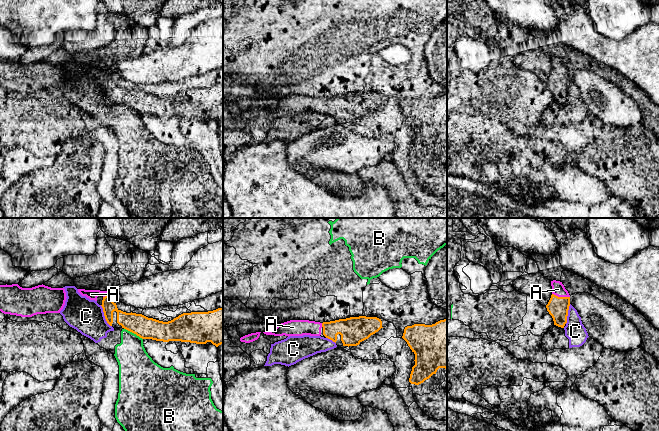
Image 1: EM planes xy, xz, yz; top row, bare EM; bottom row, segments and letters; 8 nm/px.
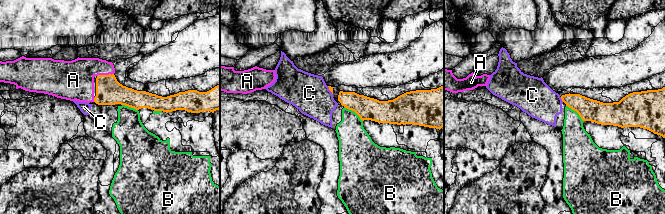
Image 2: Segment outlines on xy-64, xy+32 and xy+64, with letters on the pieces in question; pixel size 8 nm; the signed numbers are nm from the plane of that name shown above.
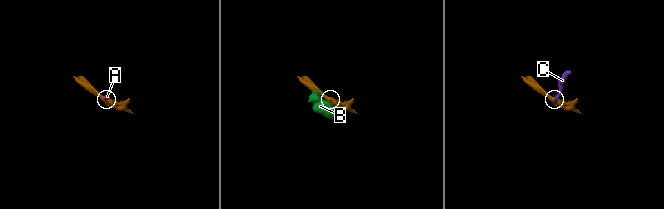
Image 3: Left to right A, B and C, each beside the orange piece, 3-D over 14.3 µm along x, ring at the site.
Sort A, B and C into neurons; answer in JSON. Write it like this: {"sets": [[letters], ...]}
{"sets": [["A"], ["B", "C"]]}

